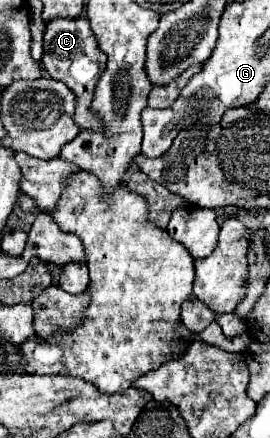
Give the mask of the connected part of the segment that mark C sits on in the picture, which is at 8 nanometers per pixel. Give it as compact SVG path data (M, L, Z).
M57 17L55 21L47 23L45 29L45 41L43 41L43 65L49 71L49 75L53 79L63 81L77 99L77 109L75 109L75 123L79 125L81 131L103 131L103 123L99 121L99 117L91 111L91 101L93 101L93 91L97 87L99 77L105 71L107 65L107 55L97 47L95 35L89 27L89 21L85 17L75 17L75 19L65 19L65 17Z

